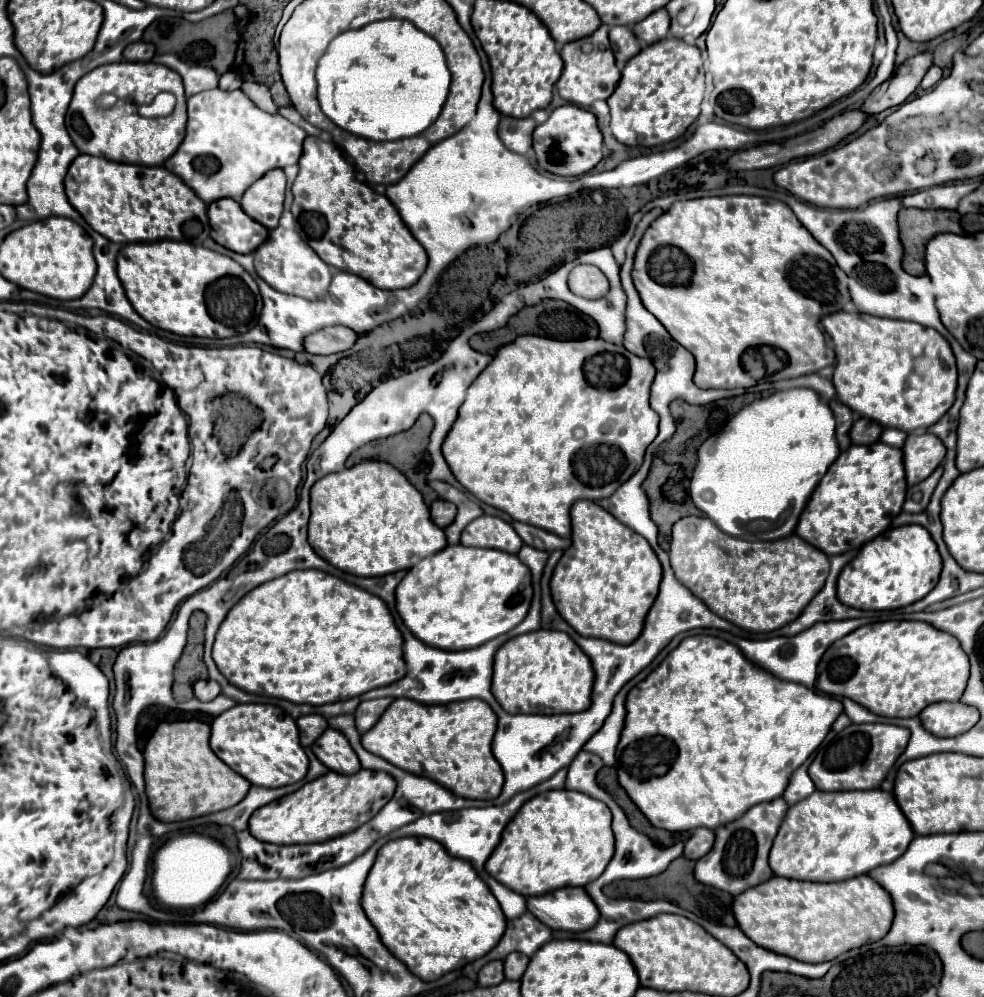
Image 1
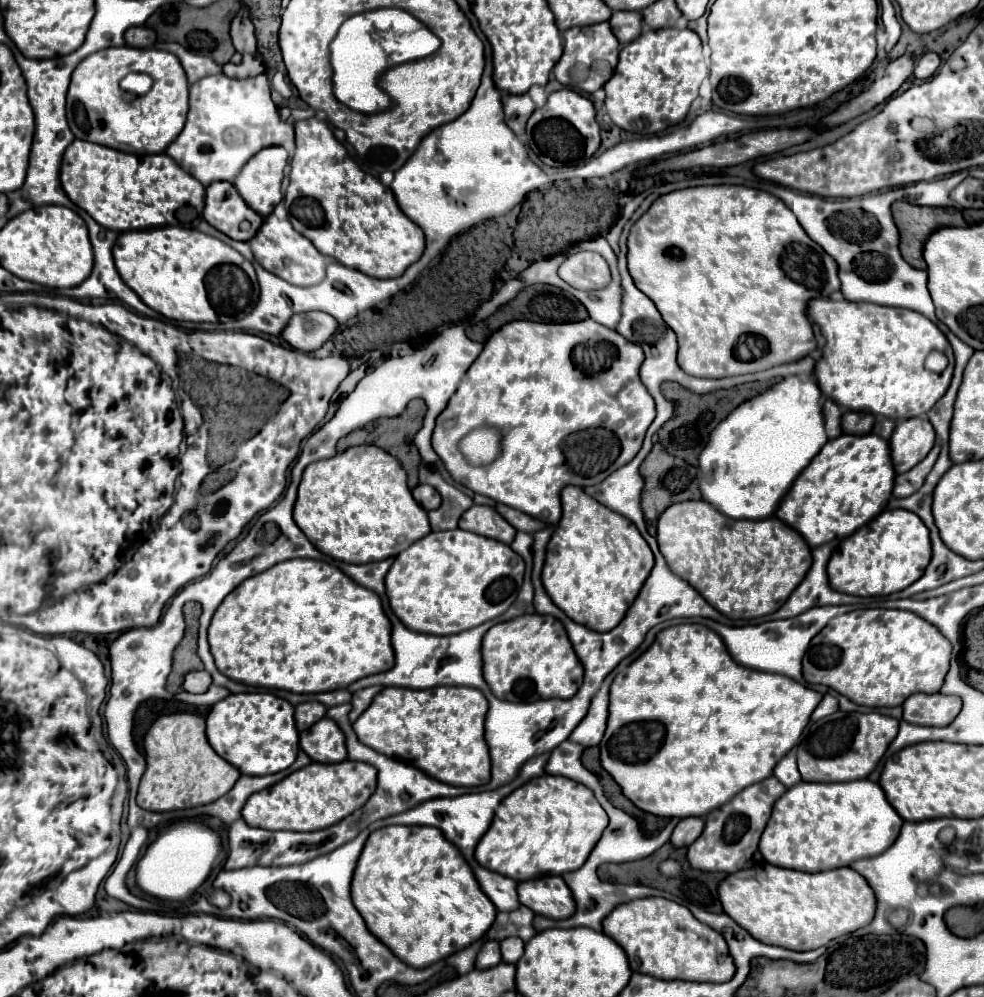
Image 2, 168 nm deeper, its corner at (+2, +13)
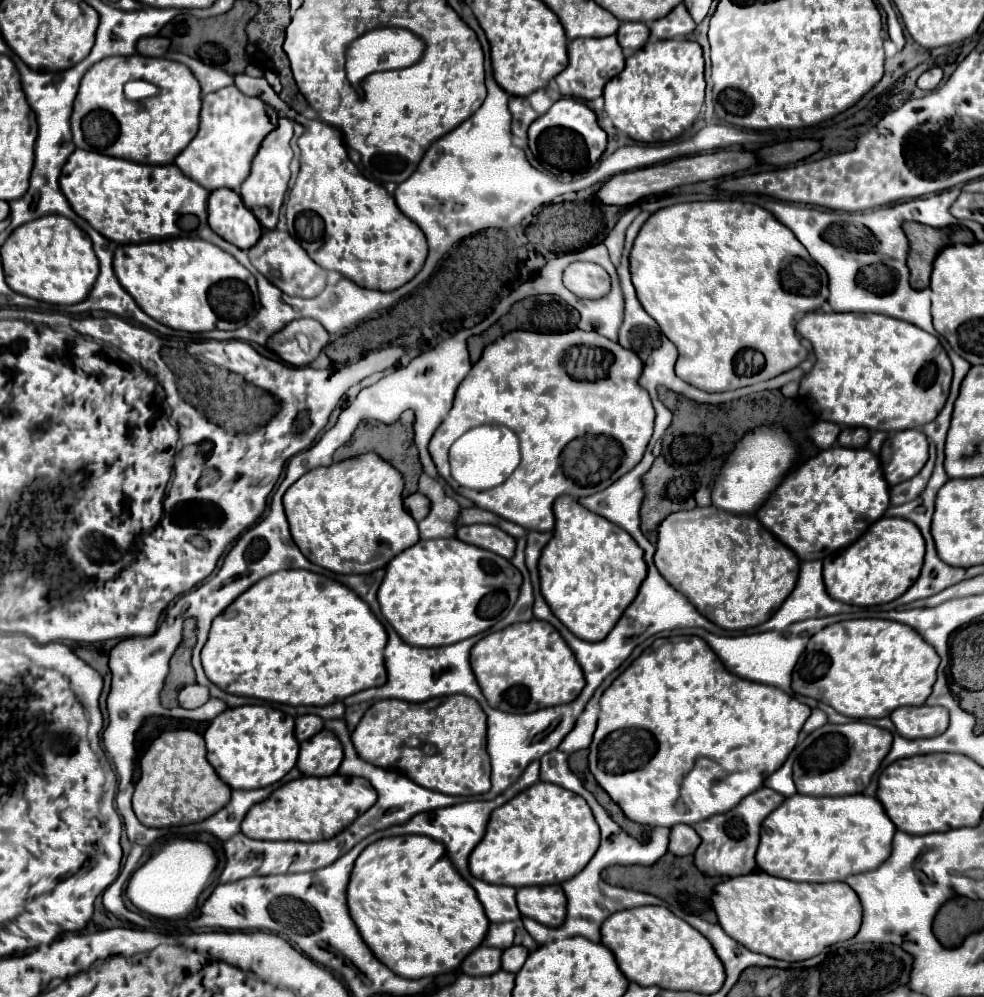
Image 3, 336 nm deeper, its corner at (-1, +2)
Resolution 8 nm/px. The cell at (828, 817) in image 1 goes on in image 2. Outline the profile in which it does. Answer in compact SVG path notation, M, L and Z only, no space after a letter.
M869 779L849 781L849 783L809 783L803 781L797 787L791 787L777 803L773 805L771 819L761 835L759 851L767 863L787 869L801 871L829 871L837 867L847 867L857 859L881 855L885 849L895 843L901 833L903 819L891 807L885 797L885 791L879 783Z

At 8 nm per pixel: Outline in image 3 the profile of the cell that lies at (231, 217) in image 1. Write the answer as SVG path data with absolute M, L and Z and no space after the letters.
M230 188L214 190L208 198L208 224L224 240L240 246L252 248L262 234L260 222L244 206L238 192Z

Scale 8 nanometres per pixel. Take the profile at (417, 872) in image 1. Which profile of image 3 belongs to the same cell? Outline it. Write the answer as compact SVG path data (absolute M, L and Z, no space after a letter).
M392 836L366 846L354 862L346 888L346 904L370 952L402 978L454 972L460 962L480 946L490 924L480 900L476 898L476 890L460 878L446 854L446 848L426 836Z

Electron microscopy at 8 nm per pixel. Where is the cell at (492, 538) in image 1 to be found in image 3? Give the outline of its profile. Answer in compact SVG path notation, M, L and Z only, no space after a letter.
M488 524L462 526L456 532L456 538L464 540L466 544L490 550L506 560L510 560L514 556L514 550L516 550L516 540L510 534L506 534L504 530L500 530L496 526L488 526Z

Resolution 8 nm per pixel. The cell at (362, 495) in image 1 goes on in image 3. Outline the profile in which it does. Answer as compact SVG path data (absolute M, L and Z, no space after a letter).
M366 452L326 468L310 470L282 498L290 534L312 564L336 574L370 574L384 568L392 556L400 554L408 546L414 546L420 538L416 520L404 510L402 488L404 480L400 472L374 452Z

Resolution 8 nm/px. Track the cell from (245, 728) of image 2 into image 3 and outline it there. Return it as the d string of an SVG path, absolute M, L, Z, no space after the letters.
M240 706L240 708L226 708L204 732L206 740L206 758L220 776L224 784L238 790L252 790L252 788L264 788L278 780L282 780L298 760L298 742L294 736L294 718L272 708L272 706Z

